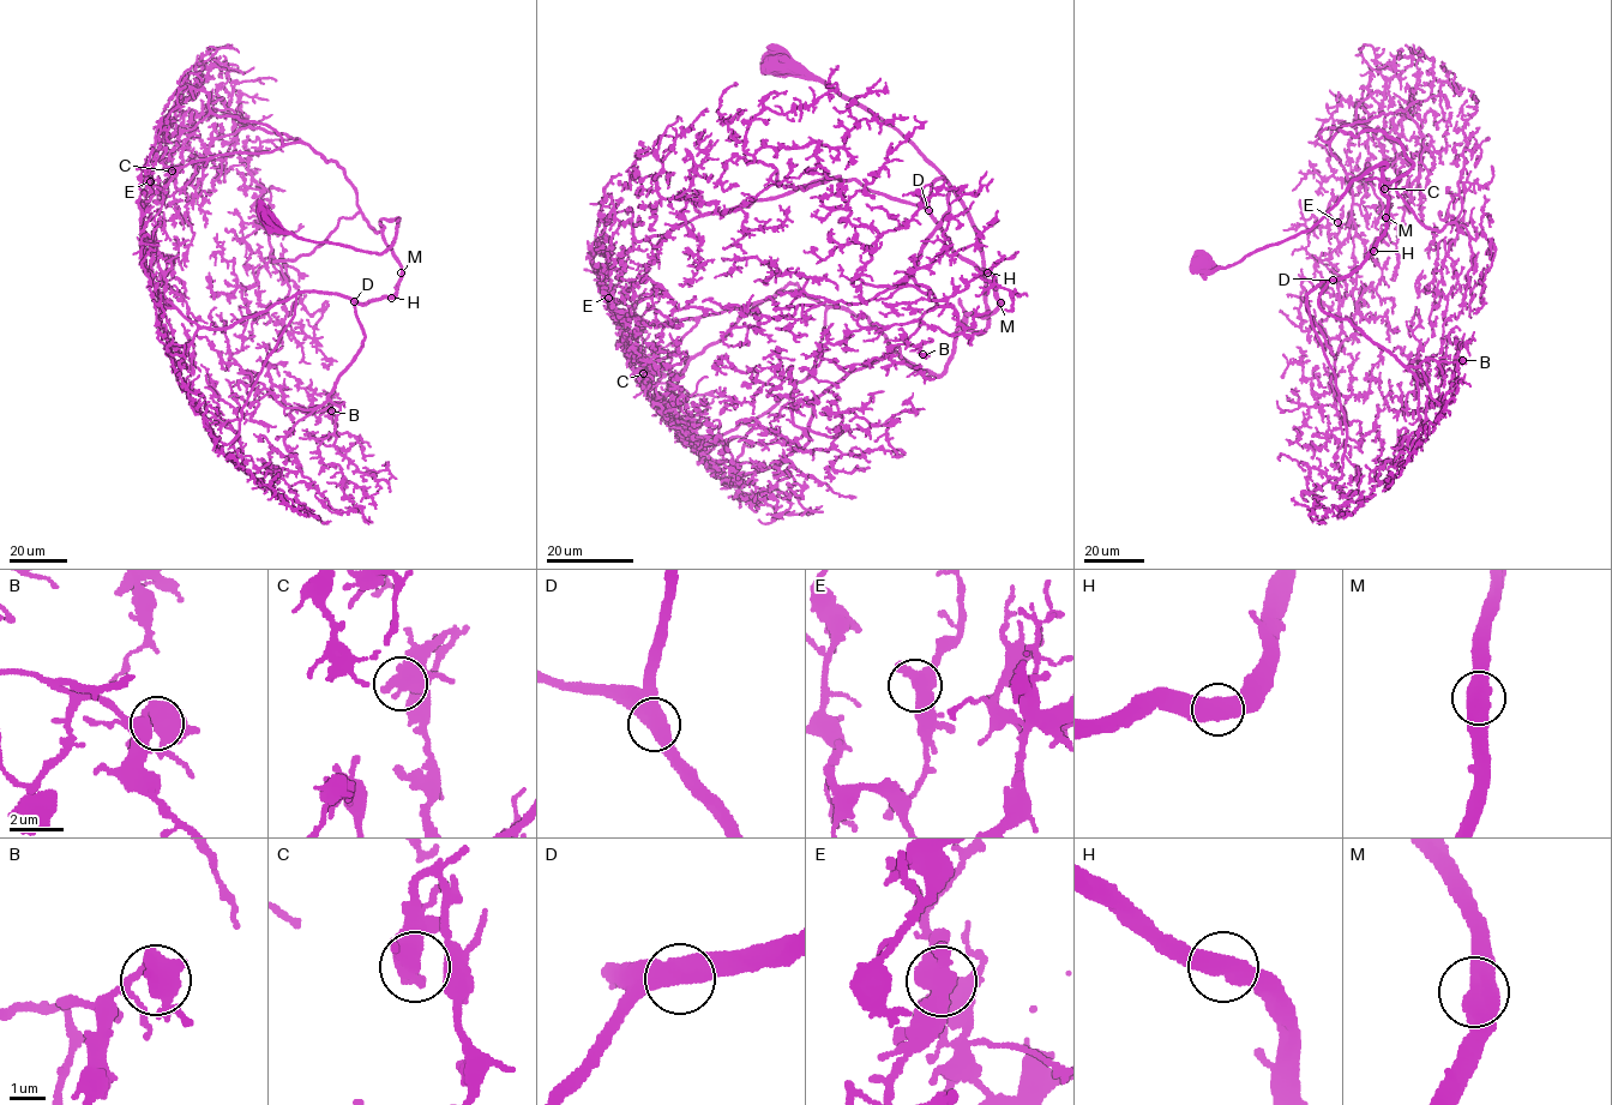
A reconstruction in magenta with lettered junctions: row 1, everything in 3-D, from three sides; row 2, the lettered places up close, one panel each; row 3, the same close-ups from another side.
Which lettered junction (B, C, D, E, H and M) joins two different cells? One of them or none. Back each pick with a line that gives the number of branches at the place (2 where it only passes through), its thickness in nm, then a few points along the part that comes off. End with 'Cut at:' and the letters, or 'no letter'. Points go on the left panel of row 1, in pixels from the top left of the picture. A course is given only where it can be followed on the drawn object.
Cut at: no letter

